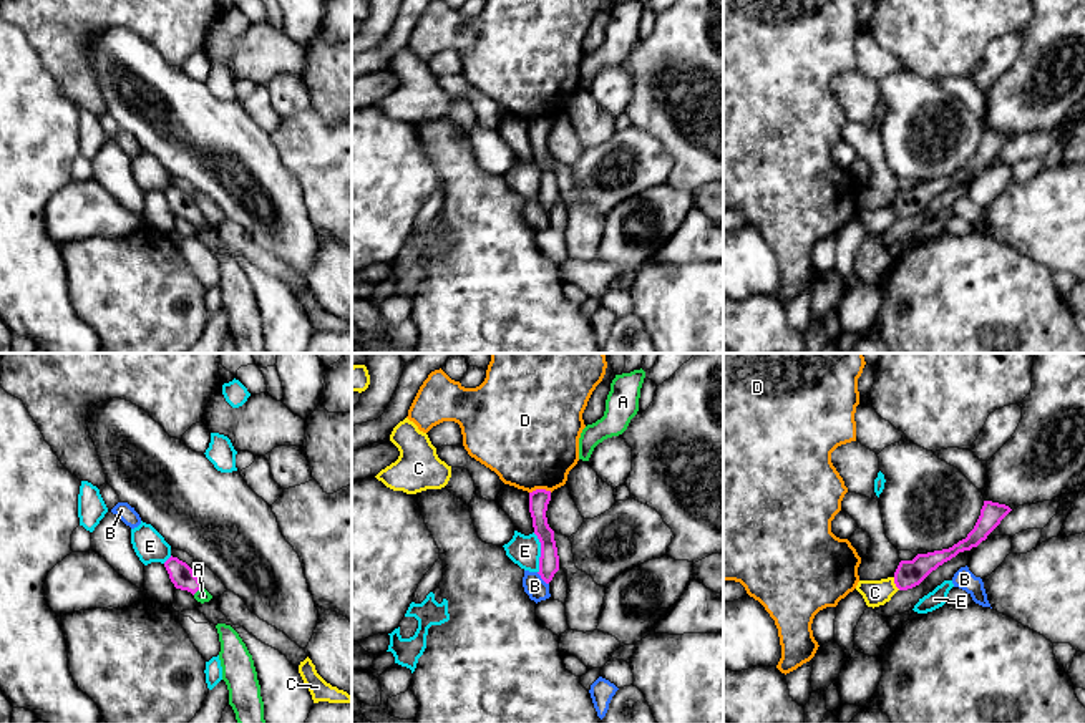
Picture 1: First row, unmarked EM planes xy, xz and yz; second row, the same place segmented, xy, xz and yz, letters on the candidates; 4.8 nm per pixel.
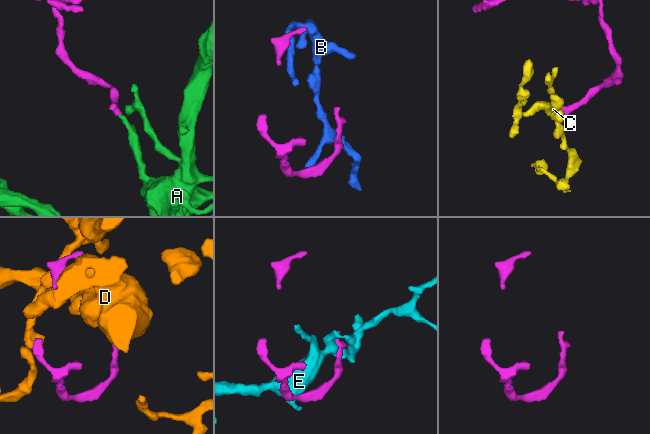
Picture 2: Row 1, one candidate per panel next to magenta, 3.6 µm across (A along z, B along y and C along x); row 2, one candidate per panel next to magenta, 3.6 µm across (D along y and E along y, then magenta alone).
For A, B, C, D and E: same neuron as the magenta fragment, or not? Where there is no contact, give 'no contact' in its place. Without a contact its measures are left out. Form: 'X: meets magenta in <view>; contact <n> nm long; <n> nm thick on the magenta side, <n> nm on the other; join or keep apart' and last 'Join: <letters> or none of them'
A: meets magenta in xy; contact 70 nm long; 120 nm thick on the magenta side, 70 nm on the other; join
B: meets magenta in xz; contact 90 nm long; 100 nm thick on the magenta side, 100 nm on the other; keep apart
C: meets magenta in yz; contact 70 nm long; 130 nm thick on the magenta side, 130 nm on the other; keep apart
D: meets magenta in xz; contact 110 nm long; 100 nm thick on the magenta side, 460 nm on the other; keep apart
E: meets magenta in xz; contact 200 nm long; 100 nm thick on the magenta side, 150 nm on the other; keep apart
Join: A

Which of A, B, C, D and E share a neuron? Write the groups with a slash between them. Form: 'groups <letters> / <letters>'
groups A / B / C / D / E

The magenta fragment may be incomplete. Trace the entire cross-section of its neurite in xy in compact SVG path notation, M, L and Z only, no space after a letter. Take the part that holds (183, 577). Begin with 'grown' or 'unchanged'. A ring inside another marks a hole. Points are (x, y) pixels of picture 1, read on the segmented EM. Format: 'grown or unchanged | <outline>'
grown | M171 556L164 562L164 567L176 589L191 592L194 599L201 604L209 602L212 599L212 595L202 587L202 584L186 562Z

